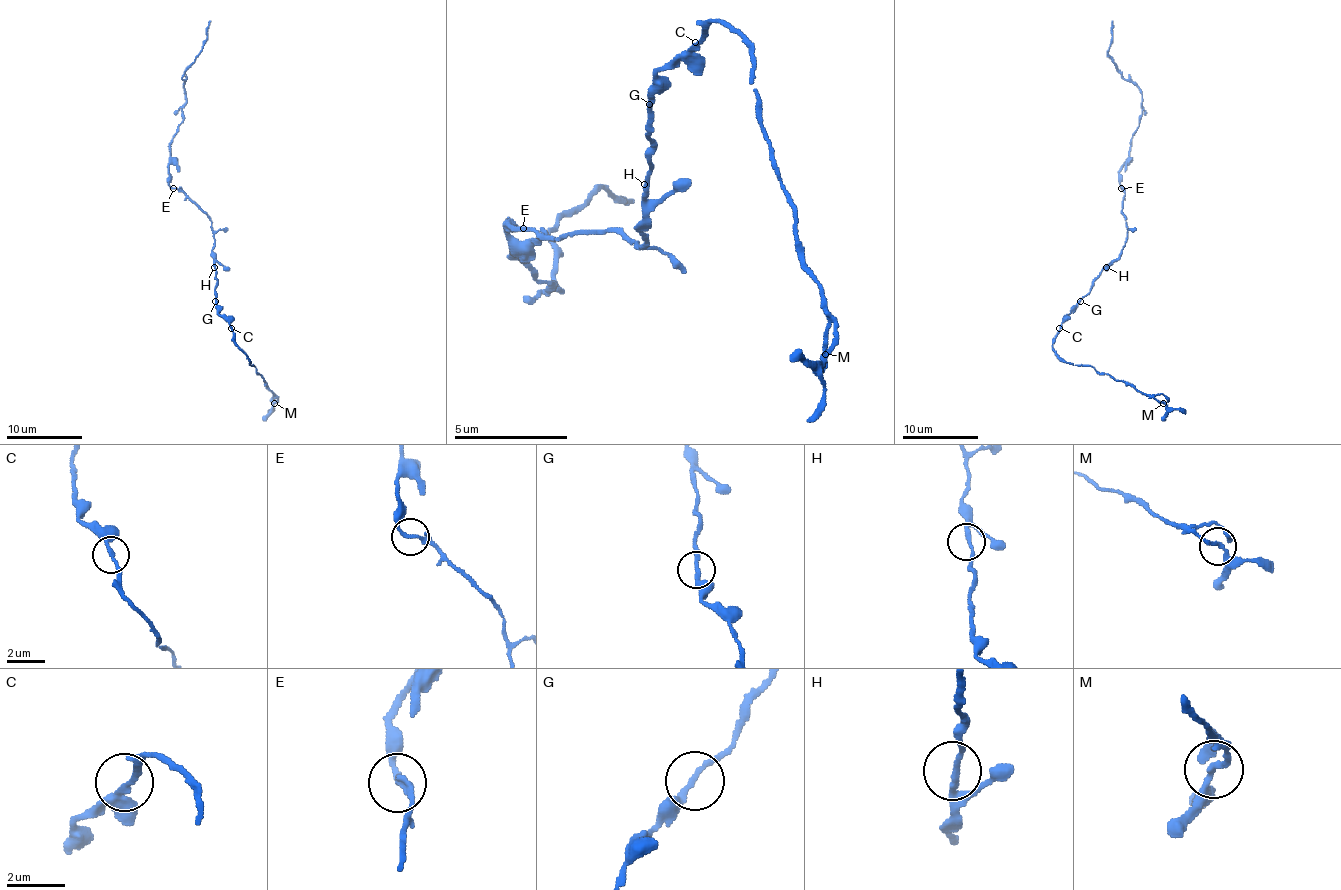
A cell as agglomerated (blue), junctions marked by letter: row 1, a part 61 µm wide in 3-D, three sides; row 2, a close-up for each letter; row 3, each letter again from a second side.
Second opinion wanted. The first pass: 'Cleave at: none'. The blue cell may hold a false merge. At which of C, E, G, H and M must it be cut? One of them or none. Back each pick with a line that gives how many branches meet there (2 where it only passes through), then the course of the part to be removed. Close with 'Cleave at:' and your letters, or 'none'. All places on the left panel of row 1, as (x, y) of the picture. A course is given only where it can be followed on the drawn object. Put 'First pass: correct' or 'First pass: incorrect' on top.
First pass: correct
Cleave at: none

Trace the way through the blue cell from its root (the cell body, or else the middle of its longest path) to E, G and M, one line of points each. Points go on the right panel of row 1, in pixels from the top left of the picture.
E: (1119, 256), (1127, 235), (1127, 222), (1121, 212), (1125, 192), (1121, 188)
G: (1119, 256), (1101, 273), (1080, 301)
M: (1119, 256), (1061, 324), (1052, 348), (1074, 365), (1091, 365), (1163, 403)

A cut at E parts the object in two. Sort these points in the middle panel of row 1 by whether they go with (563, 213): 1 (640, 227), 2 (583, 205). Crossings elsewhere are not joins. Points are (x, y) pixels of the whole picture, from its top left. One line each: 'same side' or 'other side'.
1: other side
2: same side

